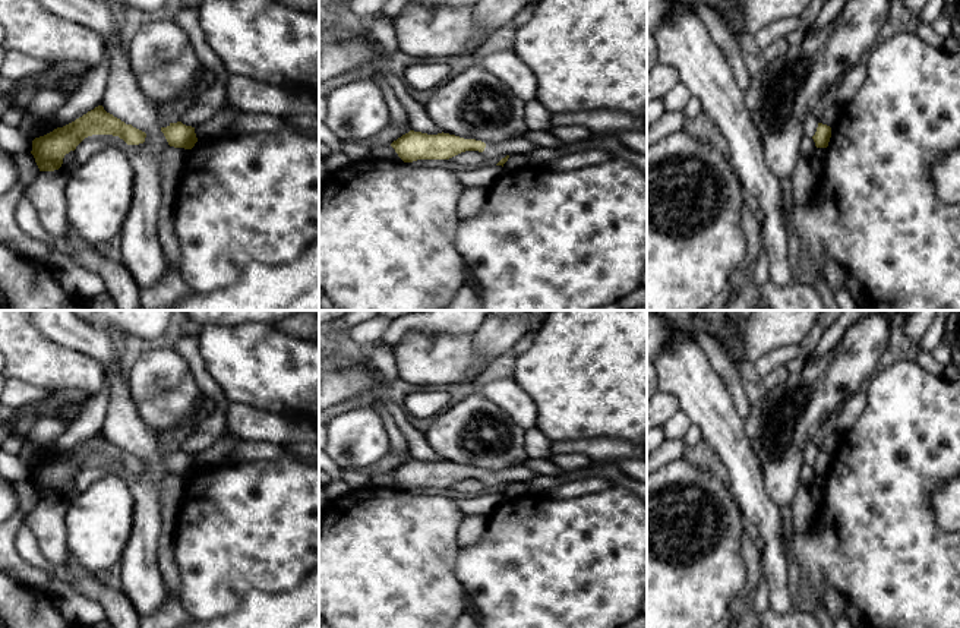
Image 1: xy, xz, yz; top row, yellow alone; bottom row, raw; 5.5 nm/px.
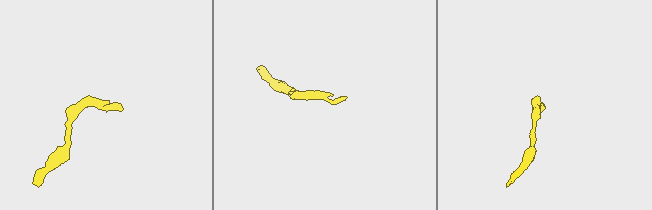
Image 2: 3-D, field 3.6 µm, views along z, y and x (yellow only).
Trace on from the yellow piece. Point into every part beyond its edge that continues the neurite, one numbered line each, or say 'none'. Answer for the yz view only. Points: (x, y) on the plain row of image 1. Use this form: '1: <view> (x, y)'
1: yz (811, 450)

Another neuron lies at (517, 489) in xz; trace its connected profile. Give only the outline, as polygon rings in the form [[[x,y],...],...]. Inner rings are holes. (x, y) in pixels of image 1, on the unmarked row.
[[[511,482],[508,489],[503,492],[503,498],[524,498],[537,495],[539,490],[533,487],[530,482]]]

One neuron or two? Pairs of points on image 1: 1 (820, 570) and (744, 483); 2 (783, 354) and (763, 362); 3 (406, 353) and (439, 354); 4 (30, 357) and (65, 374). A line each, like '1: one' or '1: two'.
1: two
2: one
3: one
4: one

